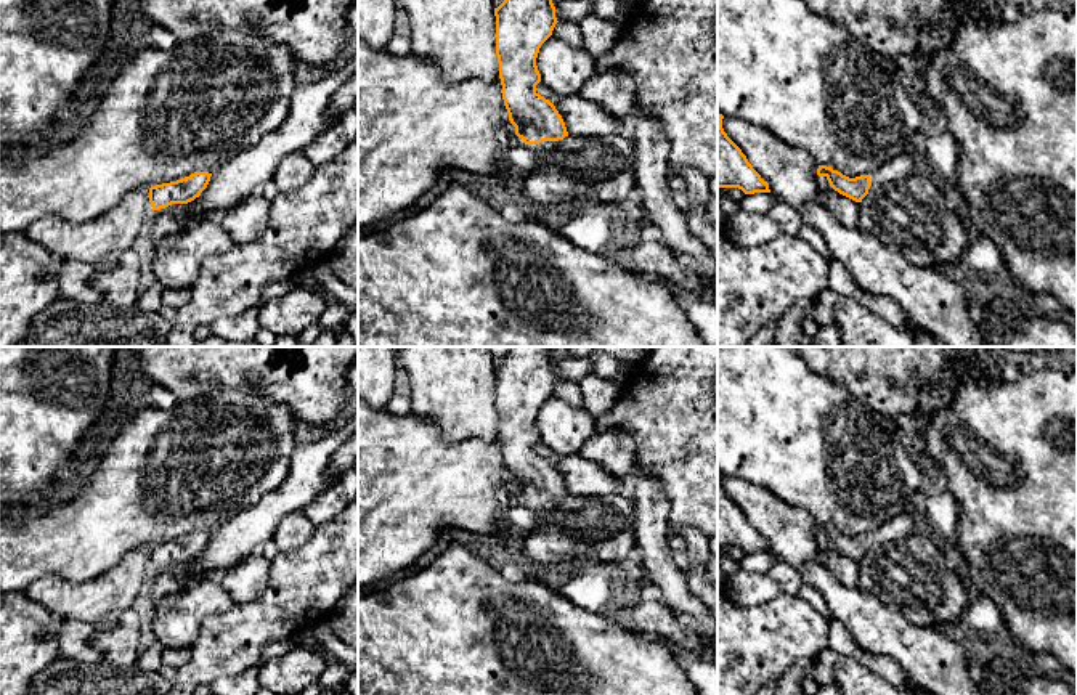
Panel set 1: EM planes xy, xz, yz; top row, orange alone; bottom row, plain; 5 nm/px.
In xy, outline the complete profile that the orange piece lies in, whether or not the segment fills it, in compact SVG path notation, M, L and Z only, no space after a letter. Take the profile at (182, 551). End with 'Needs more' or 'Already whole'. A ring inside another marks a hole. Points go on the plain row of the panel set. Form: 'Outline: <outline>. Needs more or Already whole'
Outline: M194 531L181 539L151 546L148 557L152 570L194 560L207 547L210 536L209 531Z. Already whole

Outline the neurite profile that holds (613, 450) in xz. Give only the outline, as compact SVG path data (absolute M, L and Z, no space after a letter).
M616 429L594 432L579 454L620 480L631 475L637 465L636 441Z

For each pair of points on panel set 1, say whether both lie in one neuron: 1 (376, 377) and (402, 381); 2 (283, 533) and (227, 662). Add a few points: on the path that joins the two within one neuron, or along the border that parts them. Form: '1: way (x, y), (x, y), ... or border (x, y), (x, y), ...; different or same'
1: border (397, 371), (394, 394), (386, 408); different
2: border (313, 533), (302, 544), (280, 552); different

